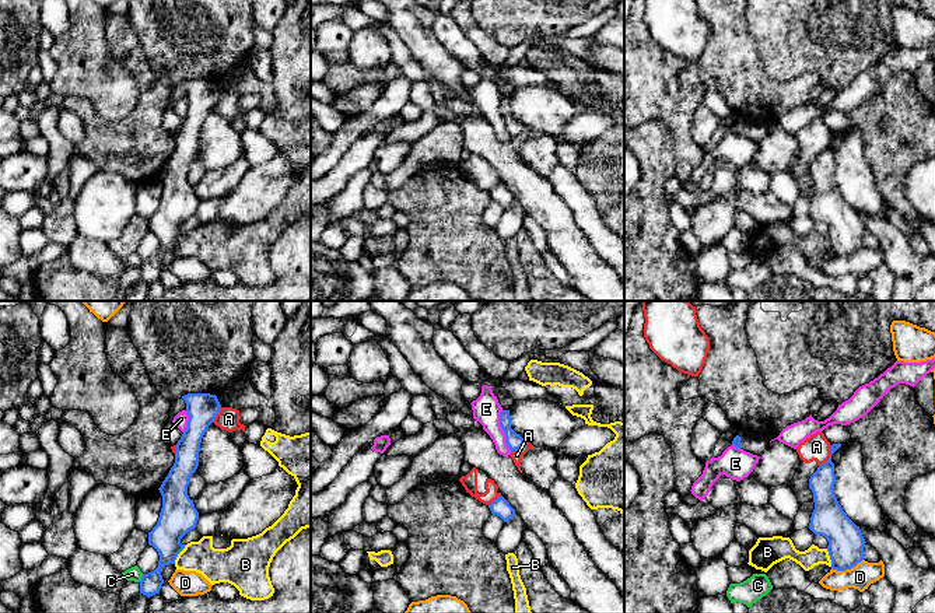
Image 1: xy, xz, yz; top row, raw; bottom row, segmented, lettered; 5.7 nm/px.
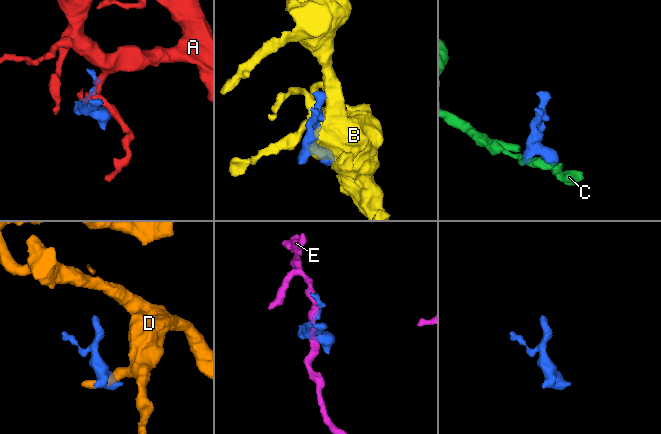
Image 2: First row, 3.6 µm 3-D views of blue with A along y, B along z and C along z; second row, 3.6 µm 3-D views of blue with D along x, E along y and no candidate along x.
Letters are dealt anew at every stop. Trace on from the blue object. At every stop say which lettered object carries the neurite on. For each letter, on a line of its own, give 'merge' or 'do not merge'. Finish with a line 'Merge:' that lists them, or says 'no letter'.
A: do not merge
B: do not merge
C: do not merge
D: do not merge
E: do not merge
Merge: no letter

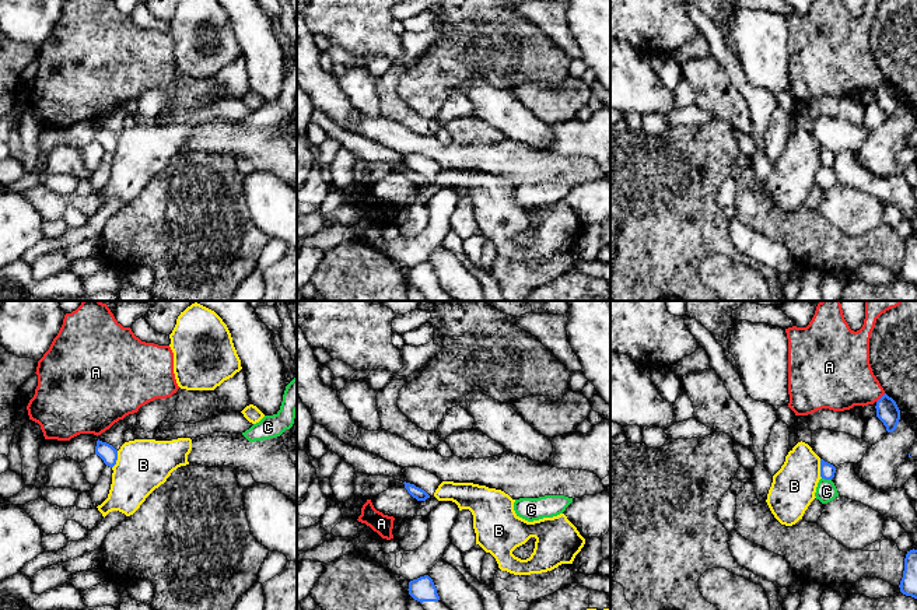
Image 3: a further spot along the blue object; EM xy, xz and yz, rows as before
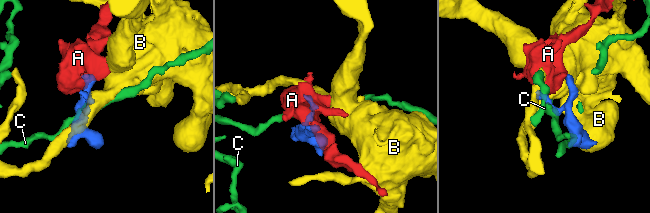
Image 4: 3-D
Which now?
A: do not merge
B: do not merge
C: do not merge
Merge: no letter

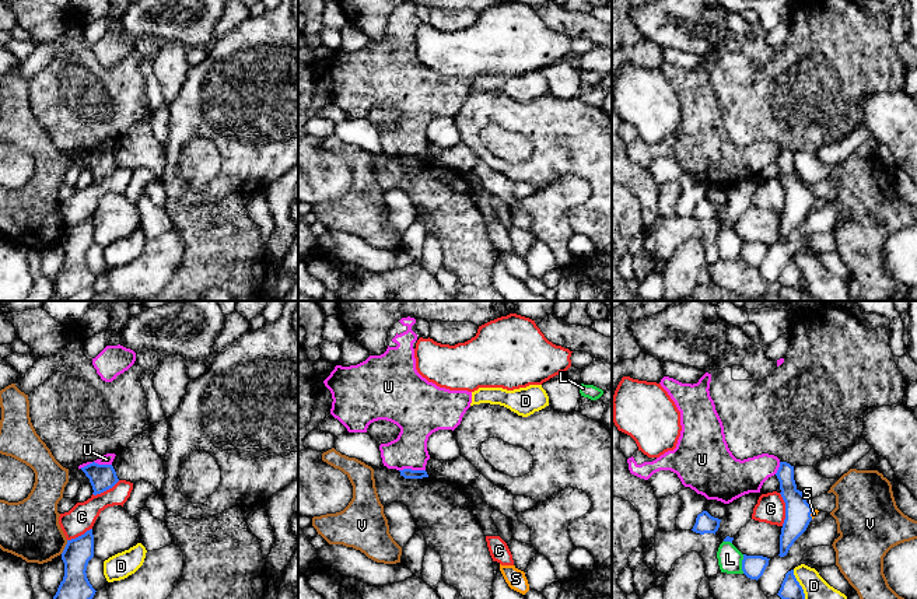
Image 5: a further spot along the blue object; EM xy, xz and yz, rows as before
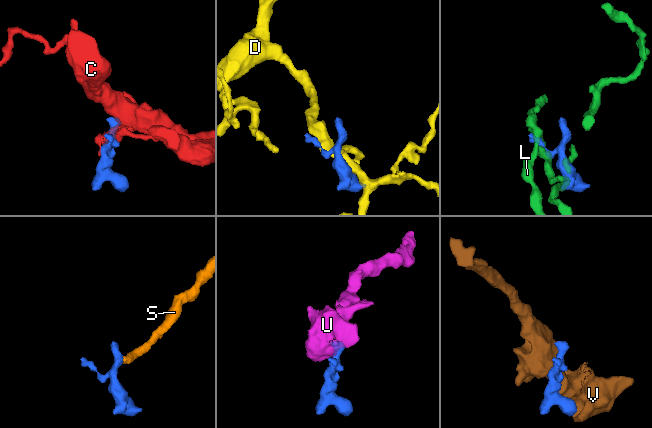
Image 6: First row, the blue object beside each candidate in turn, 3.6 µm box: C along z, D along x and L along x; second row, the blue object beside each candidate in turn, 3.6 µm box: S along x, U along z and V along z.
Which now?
C: do not merge
D: do not merge
L: do not merge
S: merge
U: do not merge
V: do not merge
Merge: S

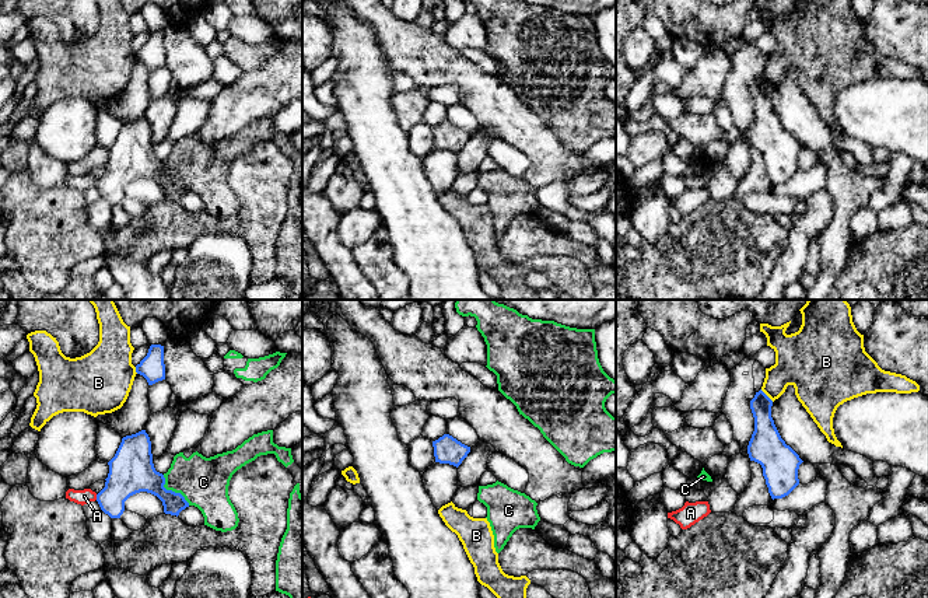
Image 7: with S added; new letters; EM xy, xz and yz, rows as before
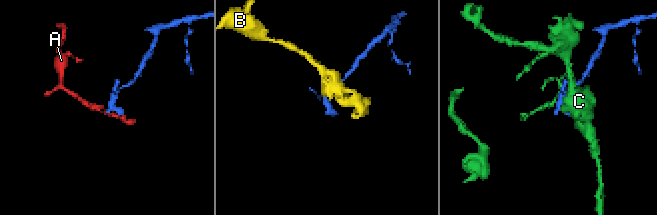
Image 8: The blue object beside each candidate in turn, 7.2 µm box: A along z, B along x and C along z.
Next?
A: do not merge
B: do not merge
C: do not merge
Merge: no letter

